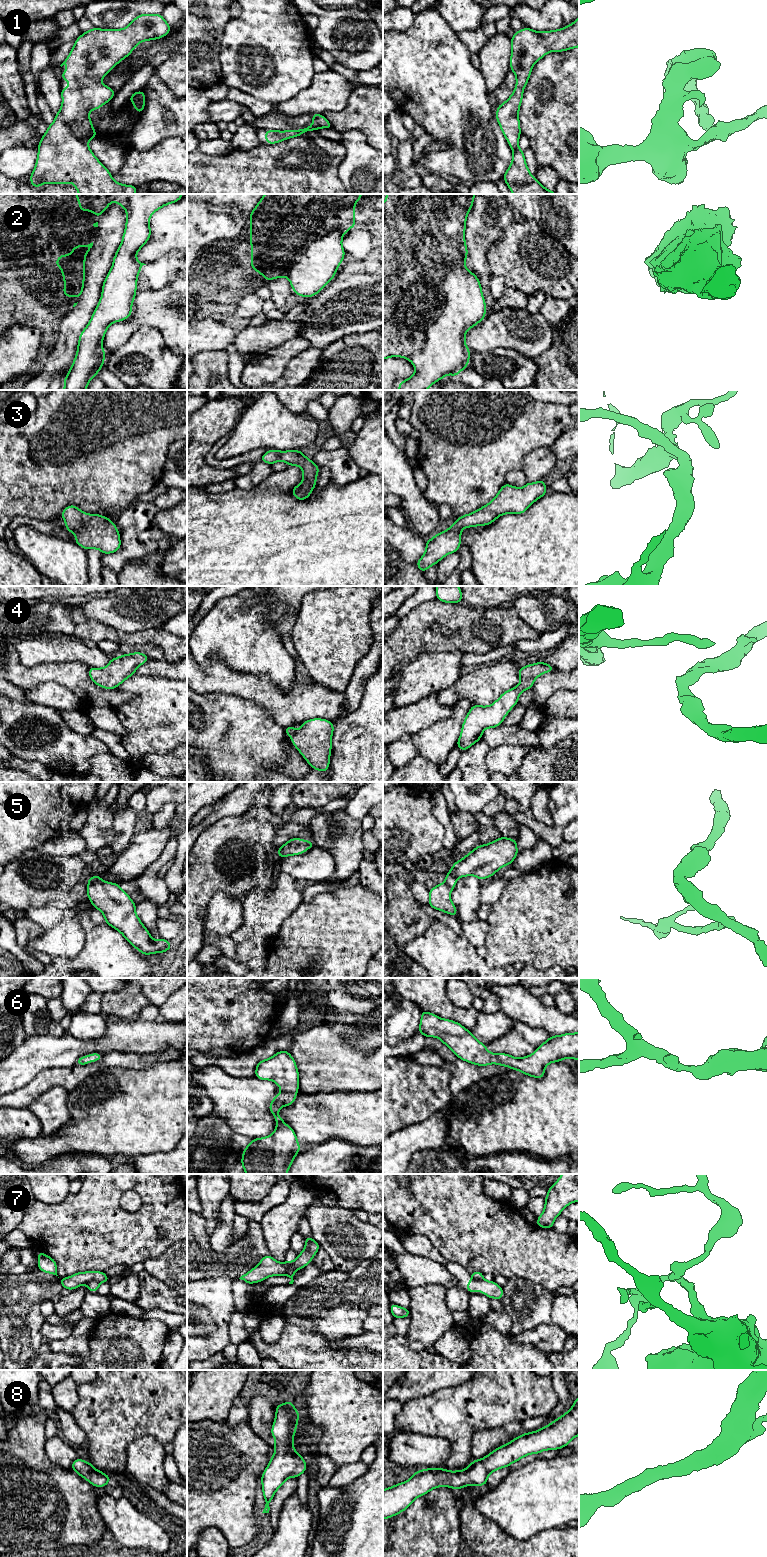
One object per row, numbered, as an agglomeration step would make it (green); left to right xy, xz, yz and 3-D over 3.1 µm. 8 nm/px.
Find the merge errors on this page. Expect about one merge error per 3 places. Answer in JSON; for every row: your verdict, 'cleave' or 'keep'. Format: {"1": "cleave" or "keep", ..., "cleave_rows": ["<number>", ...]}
{"1": "keep", "2": "keep", "3": "keep", "4": "keep", "5": "keep", "6": "keep", "7": "cleave", "8": "keep", "cleave_rows": ["7"]}

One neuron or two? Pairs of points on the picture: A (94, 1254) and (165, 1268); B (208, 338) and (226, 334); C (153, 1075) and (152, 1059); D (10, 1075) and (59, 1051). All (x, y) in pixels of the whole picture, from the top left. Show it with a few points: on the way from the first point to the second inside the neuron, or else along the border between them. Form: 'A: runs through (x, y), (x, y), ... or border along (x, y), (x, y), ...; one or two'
A: border along (164, 1251), (155, 1257), (147, 1258), (143, 1262); two
B: runs through (212, 336), (222, 336); one
C: border along (175, 1060), (156, 1063), (144, 1068), (129, 1069); two
D: runs through (22, 1065), (36, 1053), (47, 1051); one

